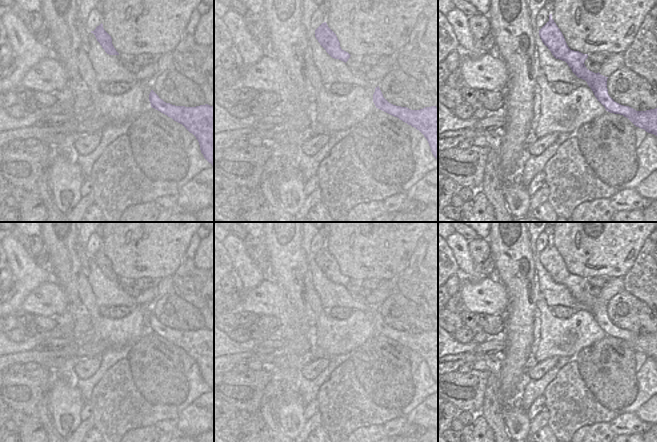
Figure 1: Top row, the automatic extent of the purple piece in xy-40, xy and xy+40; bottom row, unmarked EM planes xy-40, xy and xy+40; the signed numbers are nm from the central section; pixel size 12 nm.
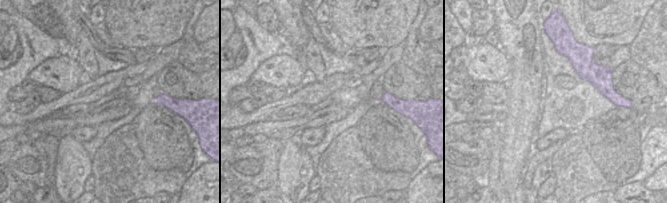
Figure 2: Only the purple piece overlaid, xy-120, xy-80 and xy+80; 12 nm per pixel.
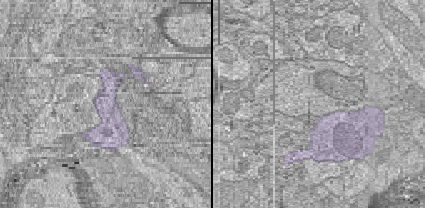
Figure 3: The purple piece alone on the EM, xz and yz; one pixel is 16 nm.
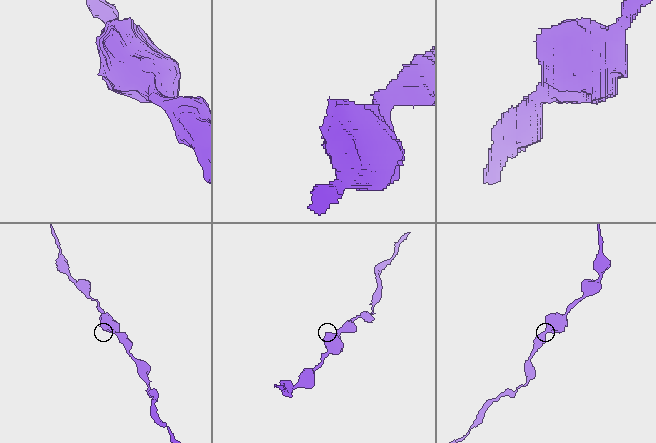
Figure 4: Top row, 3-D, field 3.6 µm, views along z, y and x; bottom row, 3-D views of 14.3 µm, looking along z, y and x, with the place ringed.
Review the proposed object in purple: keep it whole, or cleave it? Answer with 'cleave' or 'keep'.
keep

